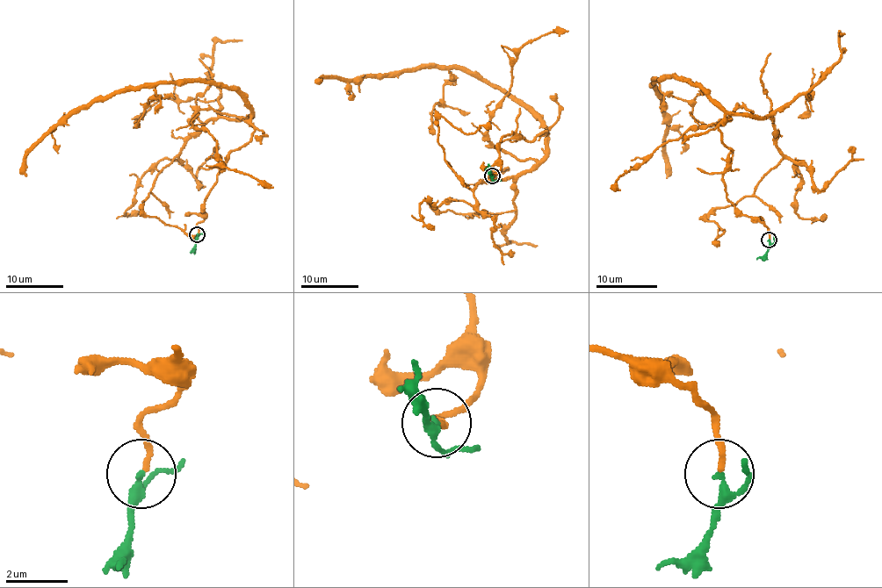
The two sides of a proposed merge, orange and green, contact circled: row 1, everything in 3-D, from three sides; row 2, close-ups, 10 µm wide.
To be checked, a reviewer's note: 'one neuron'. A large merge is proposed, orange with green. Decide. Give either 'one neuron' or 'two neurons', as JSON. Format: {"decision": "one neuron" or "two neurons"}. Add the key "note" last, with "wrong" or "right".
{"decision": "one neuron", "note": "right"}

